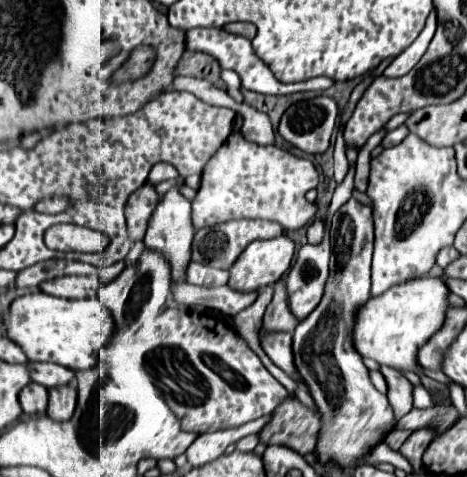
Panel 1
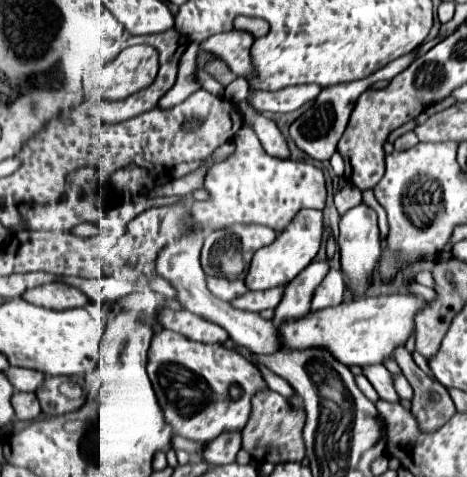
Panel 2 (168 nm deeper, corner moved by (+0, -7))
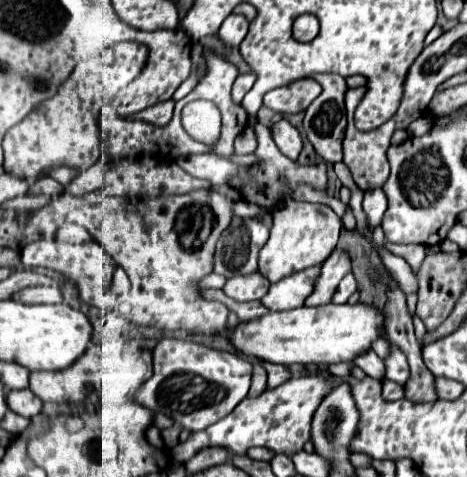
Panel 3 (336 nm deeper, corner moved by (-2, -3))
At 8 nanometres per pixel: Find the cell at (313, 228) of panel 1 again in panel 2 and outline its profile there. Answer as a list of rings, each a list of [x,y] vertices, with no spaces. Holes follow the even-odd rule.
[[[312,261],[306,271],[300,271],[290,283],[286,283],[282,301],[274,309],[272,321],[280,325],[288,319],[302,319],[310,311],[310,295],[314,293],[314,287],[324,279],[328,269],[326,261]]]

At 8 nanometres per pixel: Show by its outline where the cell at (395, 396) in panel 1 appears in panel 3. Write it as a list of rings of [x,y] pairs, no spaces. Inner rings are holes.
[[[368,349],[368,351],[362,353],[362,355],[358,355],[358,357],[354,359],[354,363],[356,363],[366,375],[372,375],[374,379],[382,379],[382,377],[384,377],[384,361],[382,361],[372,349]]]

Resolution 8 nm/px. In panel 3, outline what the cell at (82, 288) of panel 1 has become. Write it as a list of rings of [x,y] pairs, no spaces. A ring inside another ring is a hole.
[[[26,287],[12,295],[14,301],[34,305],[34,303],[62,303],[62,293],[54,287]]]

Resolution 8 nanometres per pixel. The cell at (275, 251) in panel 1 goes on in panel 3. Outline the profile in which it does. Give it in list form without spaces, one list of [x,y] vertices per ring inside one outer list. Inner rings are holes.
[[[280,201],[280,205],[272,209],[272,219],[274,225],[270,229],[270,239],[262,247],[260,263],[258,263],[258,271],[266,279],[272,279],[272,283],[296,271],[304,271],[308,267],[324,263],[328,255],[336,249],[342,229],[342,219],[328,205],[320,205],[320,203]]]

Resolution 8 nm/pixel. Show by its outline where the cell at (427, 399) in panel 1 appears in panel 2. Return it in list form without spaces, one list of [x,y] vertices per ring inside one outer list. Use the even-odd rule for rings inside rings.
[[[394,375],[394,387],[396,387],[396,391],[398,391],[398,395],[402,397],[402,399],[412,399],[412,387],[410,387],[410,383],[406,381],[406,377],[402,377],[402,375]]]

